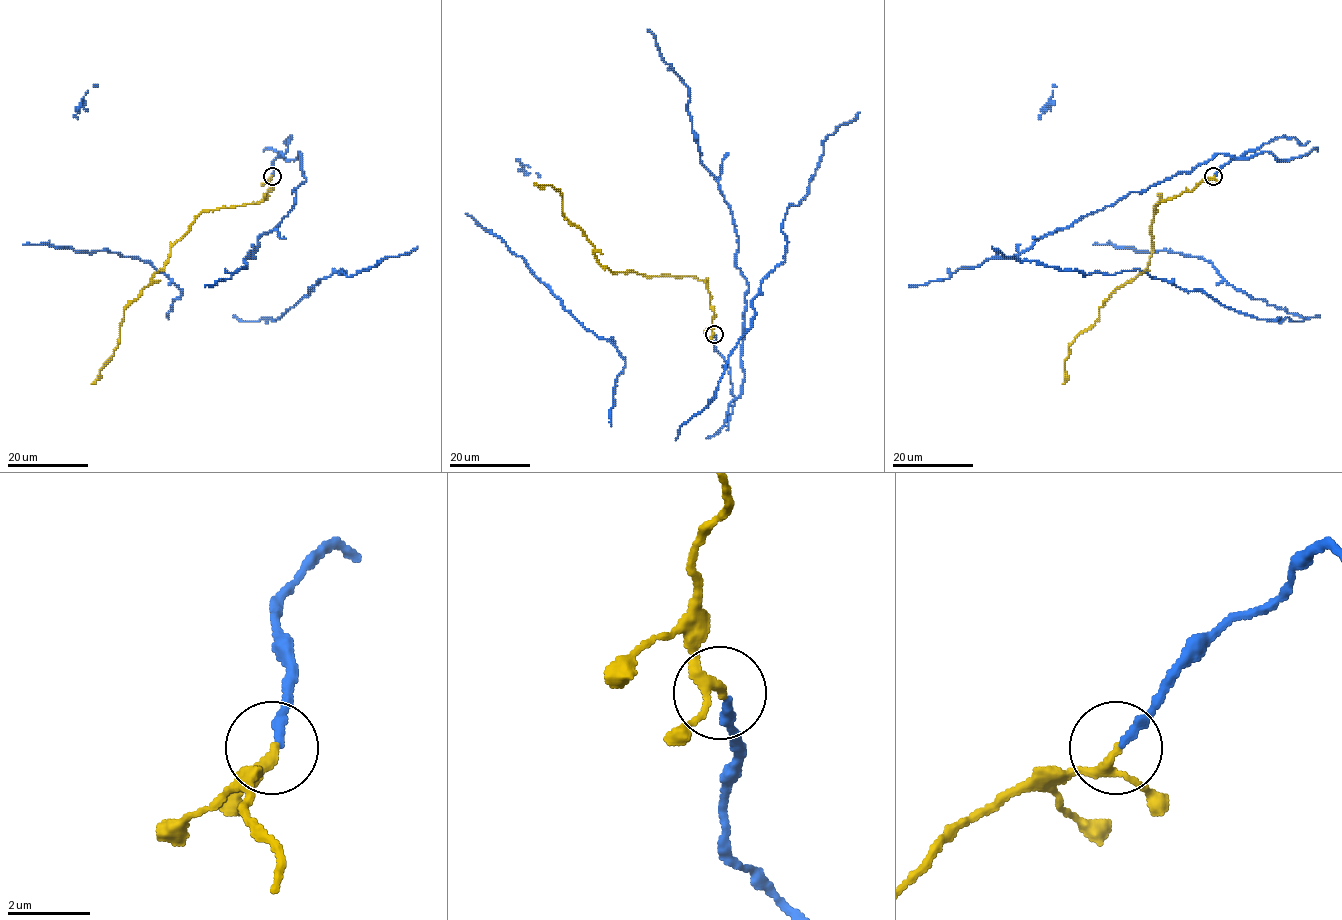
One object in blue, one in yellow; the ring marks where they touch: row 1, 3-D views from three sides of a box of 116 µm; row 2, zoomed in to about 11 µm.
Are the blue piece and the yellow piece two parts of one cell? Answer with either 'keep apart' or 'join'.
join

